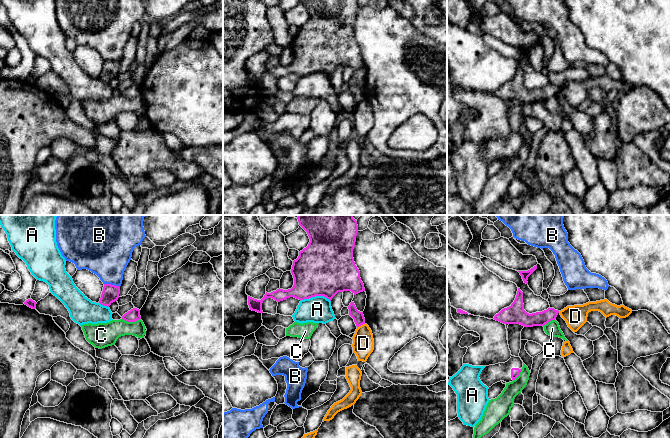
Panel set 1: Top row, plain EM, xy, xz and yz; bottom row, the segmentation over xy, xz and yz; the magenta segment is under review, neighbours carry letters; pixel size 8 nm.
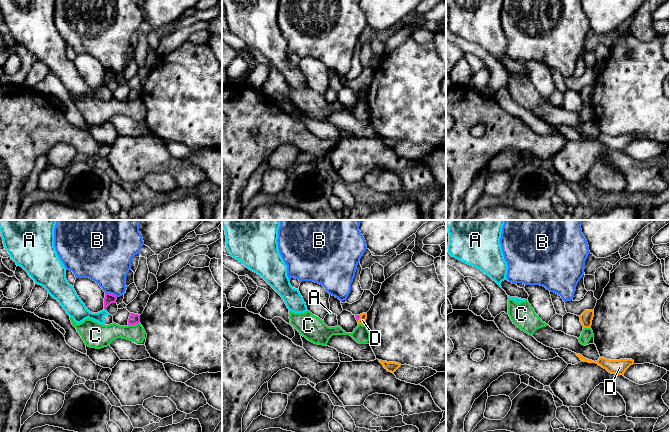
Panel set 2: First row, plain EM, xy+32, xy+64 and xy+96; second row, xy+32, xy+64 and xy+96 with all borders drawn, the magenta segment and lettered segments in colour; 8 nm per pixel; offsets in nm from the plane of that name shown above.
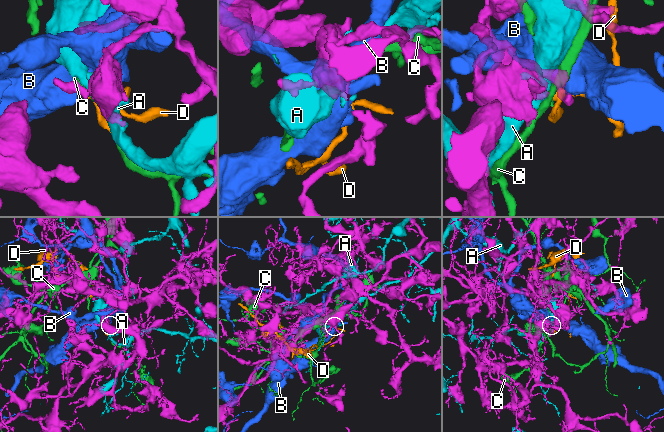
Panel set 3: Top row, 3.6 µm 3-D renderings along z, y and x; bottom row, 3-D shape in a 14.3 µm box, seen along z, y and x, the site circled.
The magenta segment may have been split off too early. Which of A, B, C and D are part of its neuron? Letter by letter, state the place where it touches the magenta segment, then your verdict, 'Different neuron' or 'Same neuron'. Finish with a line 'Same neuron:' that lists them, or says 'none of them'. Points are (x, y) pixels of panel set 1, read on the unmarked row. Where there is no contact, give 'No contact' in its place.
A: Touches magenta at xz (316, 71). Different neuron
B: Touches magenta at xy (112, 61). Different neuron
C: Touches magenta at xy (131, 97). Different neuron
D: Touches magenta at xz (360, 101). Different neuron
Same neuron: none of them

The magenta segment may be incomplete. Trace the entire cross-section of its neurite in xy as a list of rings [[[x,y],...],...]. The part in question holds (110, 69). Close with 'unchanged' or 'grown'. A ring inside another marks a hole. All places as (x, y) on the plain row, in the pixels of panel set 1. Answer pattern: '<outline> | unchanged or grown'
[[[104,60],[99,79],[103,82],[109,83],[113,78],[118,76],[119,70],[120,70],[119,62]]] | unchanged

